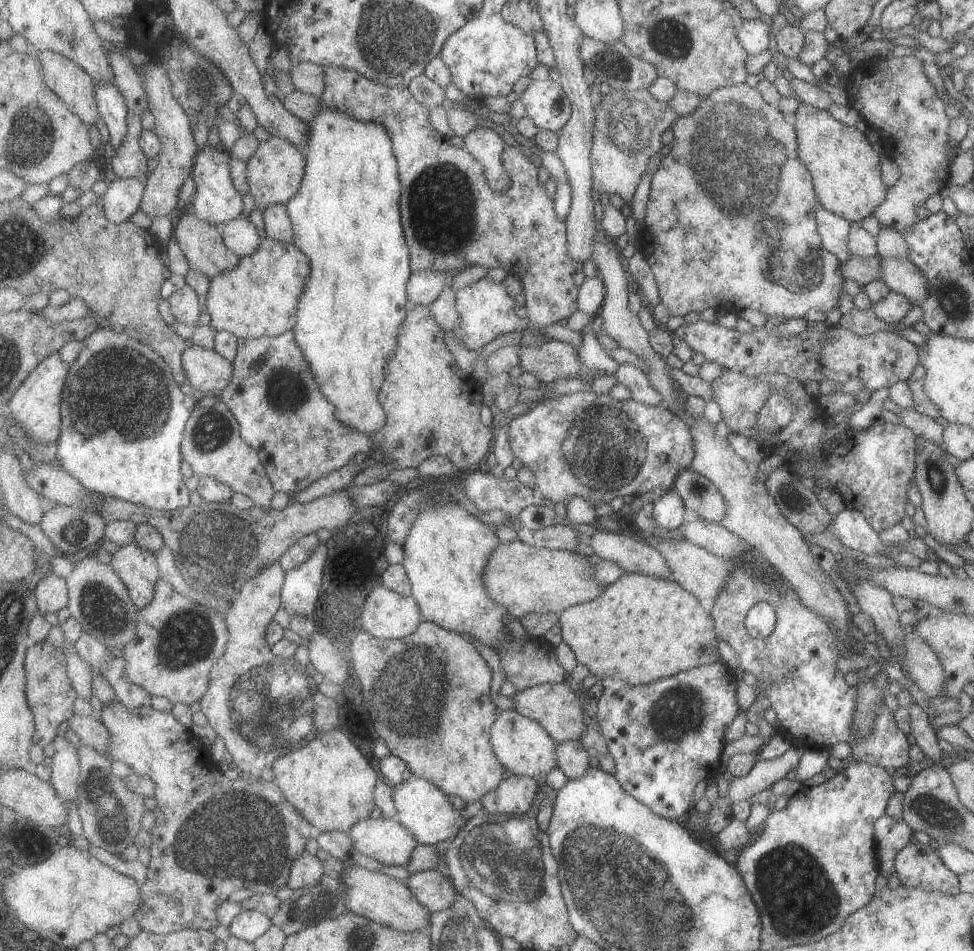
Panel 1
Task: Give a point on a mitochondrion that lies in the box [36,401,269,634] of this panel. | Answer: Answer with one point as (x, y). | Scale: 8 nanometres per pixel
(219, 553)

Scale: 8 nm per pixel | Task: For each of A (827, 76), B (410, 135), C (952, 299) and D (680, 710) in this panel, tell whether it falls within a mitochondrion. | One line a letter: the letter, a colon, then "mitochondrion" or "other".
A: other
B: other
C: mitochondrion
D: mitochondrion

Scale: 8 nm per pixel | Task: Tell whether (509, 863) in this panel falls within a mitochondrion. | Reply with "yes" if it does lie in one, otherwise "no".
yes

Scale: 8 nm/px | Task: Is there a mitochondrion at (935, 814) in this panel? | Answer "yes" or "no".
yes

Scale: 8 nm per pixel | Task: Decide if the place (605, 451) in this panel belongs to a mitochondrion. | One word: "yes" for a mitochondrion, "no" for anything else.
yes

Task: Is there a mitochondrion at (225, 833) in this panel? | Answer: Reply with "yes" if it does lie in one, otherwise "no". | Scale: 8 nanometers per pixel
yes

